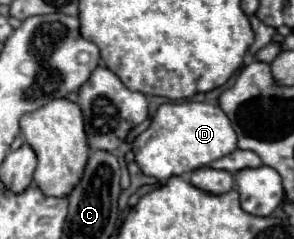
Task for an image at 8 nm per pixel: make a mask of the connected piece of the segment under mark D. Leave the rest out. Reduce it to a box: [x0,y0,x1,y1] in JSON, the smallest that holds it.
[132,101,236,181]

